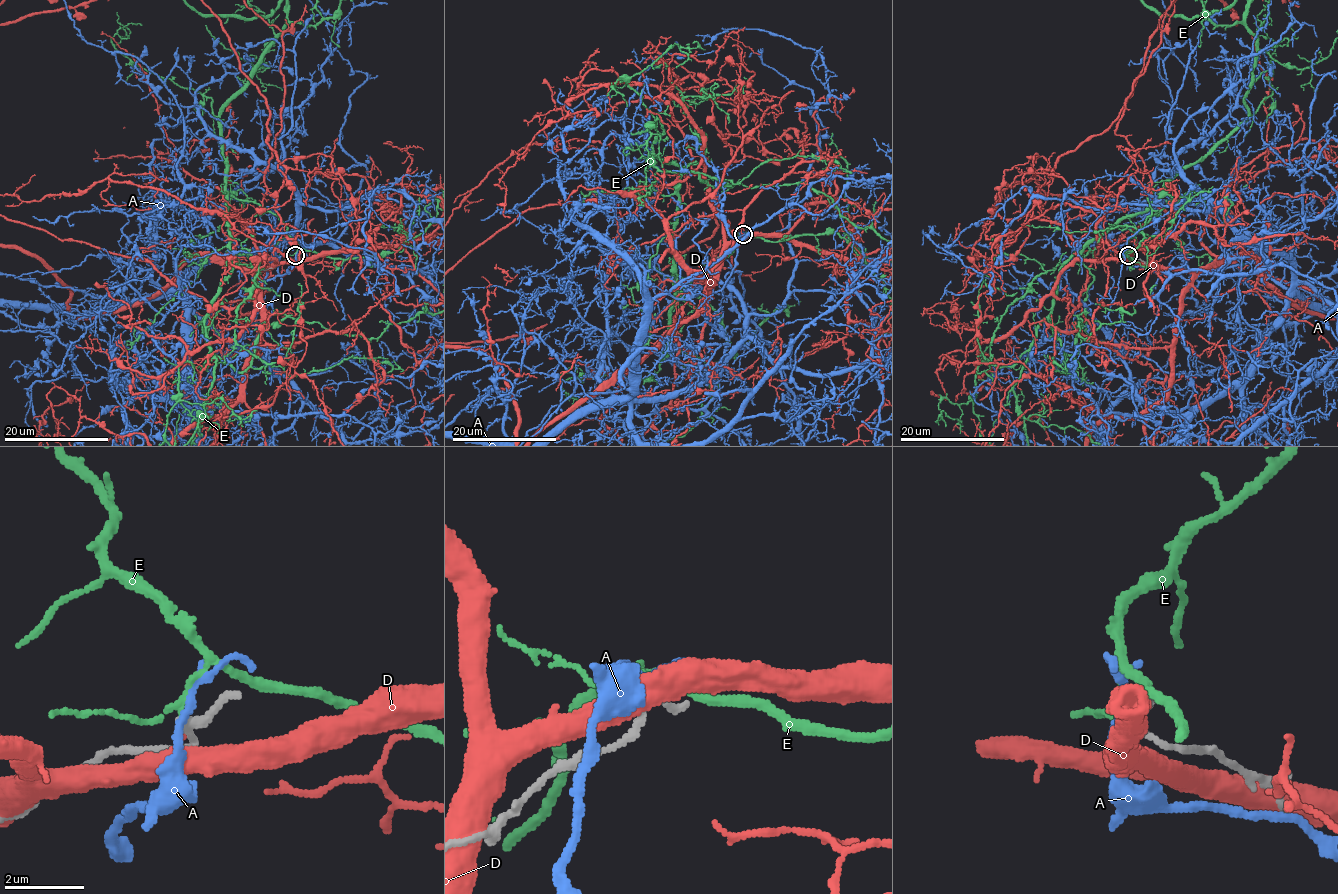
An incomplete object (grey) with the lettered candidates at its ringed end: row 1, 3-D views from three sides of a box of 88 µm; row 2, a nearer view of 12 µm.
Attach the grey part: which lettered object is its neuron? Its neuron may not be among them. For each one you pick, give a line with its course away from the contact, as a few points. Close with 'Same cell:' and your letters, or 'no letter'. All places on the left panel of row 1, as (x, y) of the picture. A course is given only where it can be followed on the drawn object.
Same cell: no letter

